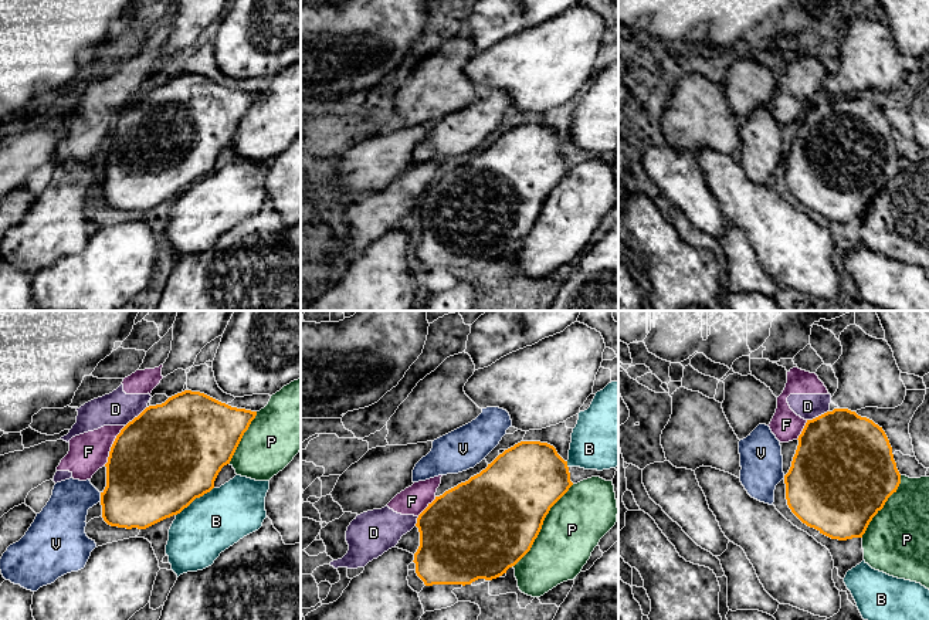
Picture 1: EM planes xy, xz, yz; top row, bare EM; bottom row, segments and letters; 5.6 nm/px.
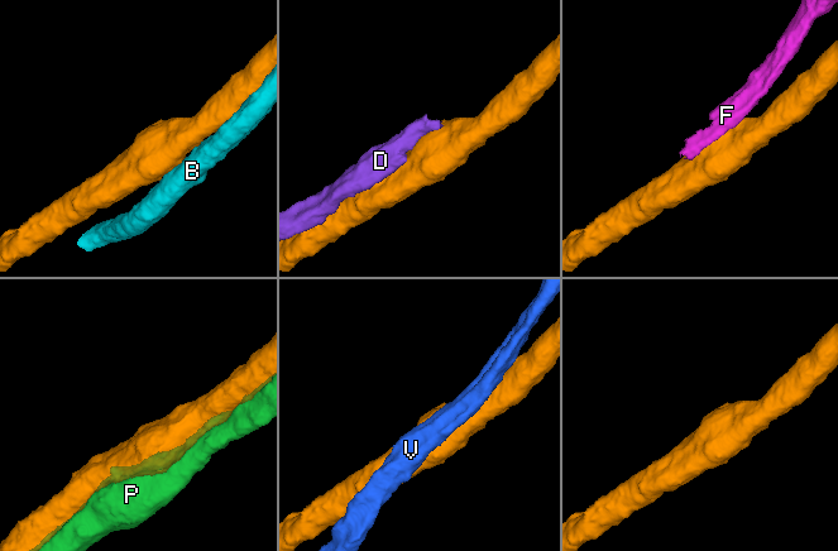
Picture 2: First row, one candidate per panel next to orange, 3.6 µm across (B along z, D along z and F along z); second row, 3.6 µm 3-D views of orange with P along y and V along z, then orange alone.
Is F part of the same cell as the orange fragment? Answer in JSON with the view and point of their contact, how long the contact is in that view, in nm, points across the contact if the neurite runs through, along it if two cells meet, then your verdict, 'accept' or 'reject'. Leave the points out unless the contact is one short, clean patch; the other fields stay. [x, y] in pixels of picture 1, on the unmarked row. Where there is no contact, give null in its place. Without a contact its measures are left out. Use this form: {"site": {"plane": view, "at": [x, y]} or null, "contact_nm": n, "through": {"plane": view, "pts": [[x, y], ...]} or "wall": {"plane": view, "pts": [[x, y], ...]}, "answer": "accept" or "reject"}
{"site": {"plane": "xy", "at": [112, 128]}, "contact_nm": 260, "answer": "reject"}

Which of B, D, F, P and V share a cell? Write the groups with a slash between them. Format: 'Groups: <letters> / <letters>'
Groups: B / D F / P / V

